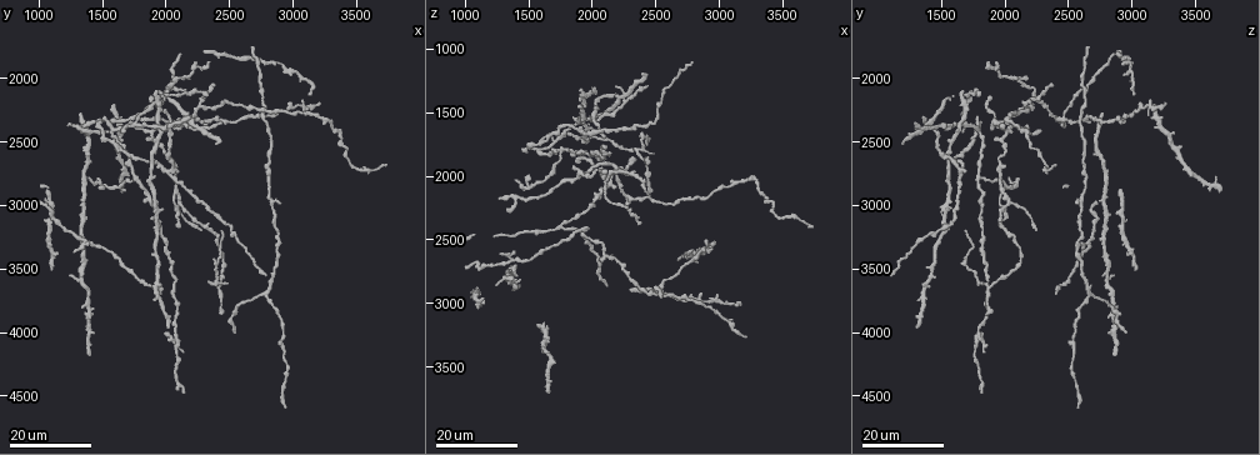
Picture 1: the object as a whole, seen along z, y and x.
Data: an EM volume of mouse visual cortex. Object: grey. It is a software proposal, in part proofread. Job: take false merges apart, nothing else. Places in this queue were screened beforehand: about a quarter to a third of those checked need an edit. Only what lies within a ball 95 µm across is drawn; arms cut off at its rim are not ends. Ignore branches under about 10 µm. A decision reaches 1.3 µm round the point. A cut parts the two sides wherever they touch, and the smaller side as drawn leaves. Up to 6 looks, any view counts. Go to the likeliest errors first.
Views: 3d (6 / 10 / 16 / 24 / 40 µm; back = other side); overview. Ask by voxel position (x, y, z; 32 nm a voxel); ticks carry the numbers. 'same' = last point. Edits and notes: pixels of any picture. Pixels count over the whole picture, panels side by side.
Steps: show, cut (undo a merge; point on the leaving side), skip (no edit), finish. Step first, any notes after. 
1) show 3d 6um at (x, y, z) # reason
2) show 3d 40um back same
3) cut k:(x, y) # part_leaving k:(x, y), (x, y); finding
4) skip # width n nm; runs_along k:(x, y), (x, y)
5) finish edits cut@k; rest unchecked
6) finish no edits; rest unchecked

show 3d 16um at (2360, 3600, 1820) # three-way junction

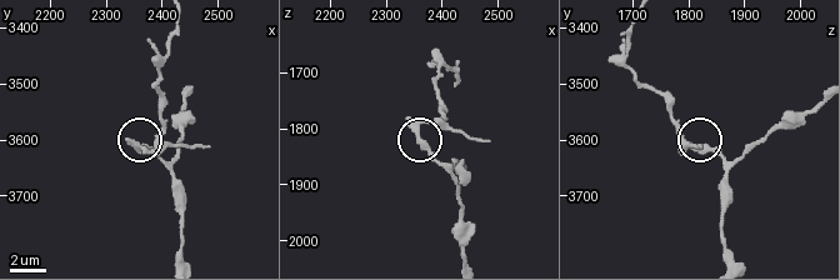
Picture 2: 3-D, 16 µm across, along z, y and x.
show 3d 6um at (2360, 3615, 1805)

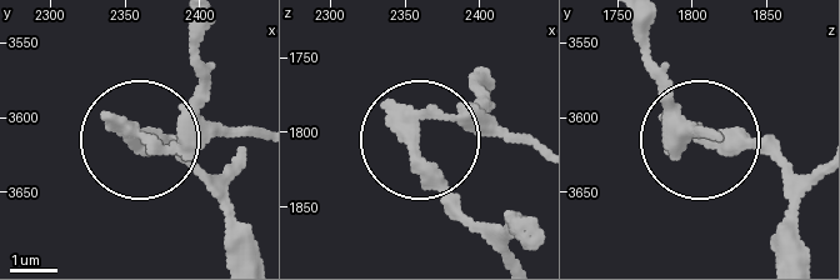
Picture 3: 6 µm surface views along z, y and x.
skip # width 300 nm; runs_along 3:(495, 251), (419, 144), (444, 113), (488, 100); one cell here

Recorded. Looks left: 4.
show 3d 24um at (1740, 2300, 2420) # four arms meet

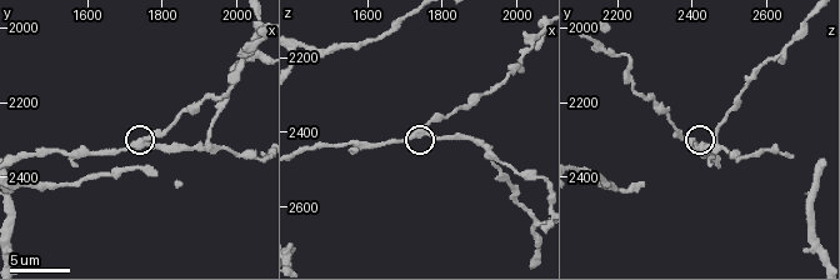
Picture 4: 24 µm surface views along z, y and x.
show 3d 6um at (1750, 2300, 2390)

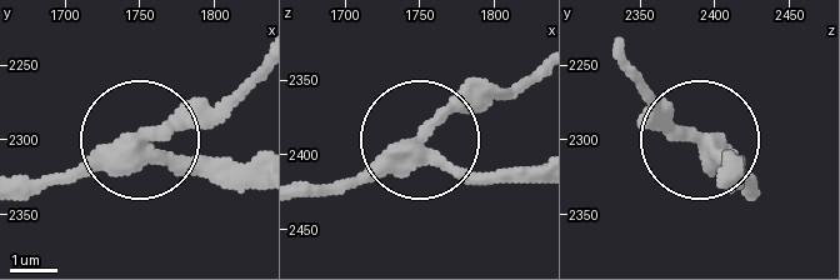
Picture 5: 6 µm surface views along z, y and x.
skip # arms 4; all the same cell

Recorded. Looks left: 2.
show 3d 16um at (2100, 2980, 2040) # small branch off a trunk

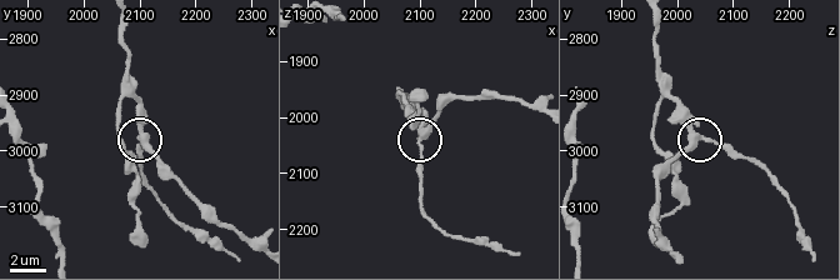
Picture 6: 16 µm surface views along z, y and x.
show 3d 6um at (2105, 2980, 2035)

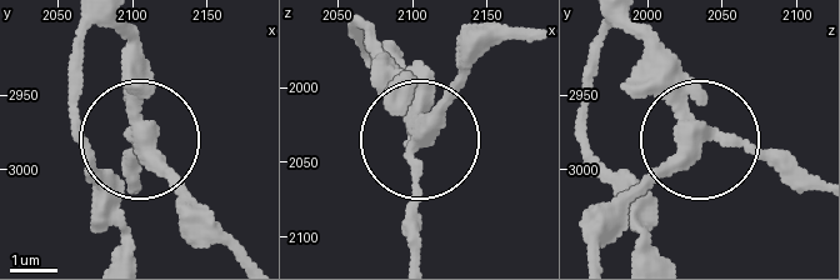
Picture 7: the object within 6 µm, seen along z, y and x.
skip # runs_along 7:(624, 23), (683, 130), (814, 174); continuous, no second cell

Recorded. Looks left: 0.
finish no edits; rest unchecked

